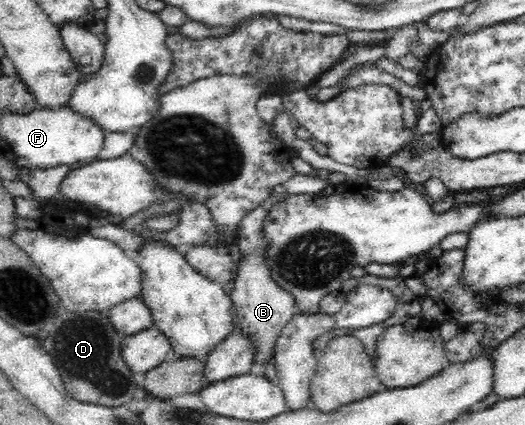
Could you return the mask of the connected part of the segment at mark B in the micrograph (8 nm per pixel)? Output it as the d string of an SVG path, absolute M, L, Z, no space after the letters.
M278 184L273 187L268 197L259 203L258 207L240 219L237 225L238 229L234 233L235 244L240 250L240 263L237 267L237 278L234 289L232 289L231 302L233 308L236 309L238 322L242 324L242 330L248 332L250 338L254 340L254 346L256 346L256 361L254 363L258 365L266 365L270 359L273 361L275 341L280 335L281 329L296 313L294 310L295 297L272 278L272 269L266 260L268 259L266 251L270 249L272 240L266 236L264 223L272 207L288 197L290 197L290 192L286 190L286 186Z

